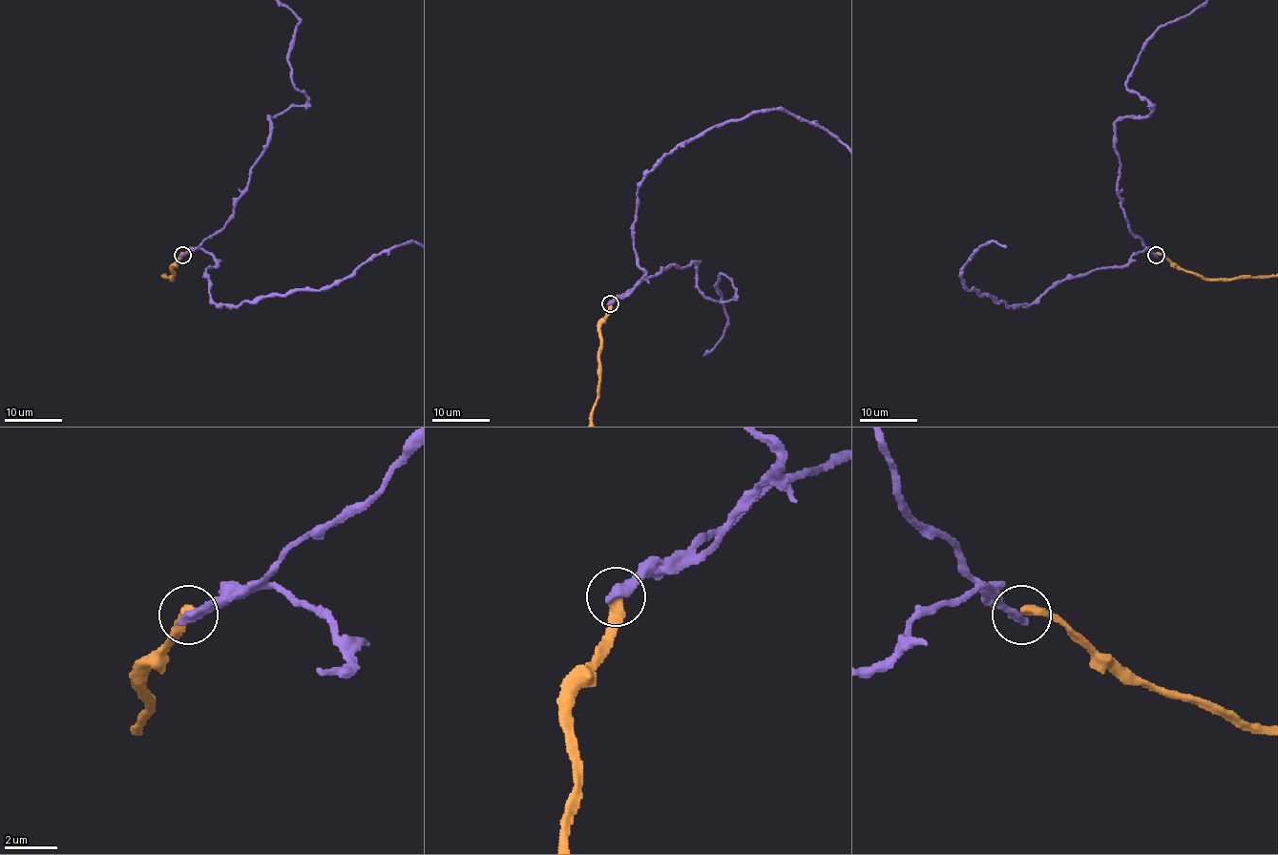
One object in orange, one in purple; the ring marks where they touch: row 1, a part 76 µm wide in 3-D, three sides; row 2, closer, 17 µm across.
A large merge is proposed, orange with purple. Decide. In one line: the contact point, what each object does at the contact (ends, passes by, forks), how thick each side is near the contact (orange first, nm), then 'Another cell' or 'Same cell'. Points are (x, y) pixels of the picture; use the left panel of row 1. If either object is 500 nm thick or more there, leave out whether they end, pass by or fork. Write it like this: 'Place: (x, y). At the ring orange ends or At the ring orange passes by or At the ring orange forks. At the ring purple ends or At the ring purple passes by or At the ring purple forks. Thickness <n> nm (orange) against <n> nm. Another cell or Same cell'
Place: (182, 255). At the ring orange ends. At the ring purple ends. Thickness 380 nm (orange) against 400 nm. Another cell

